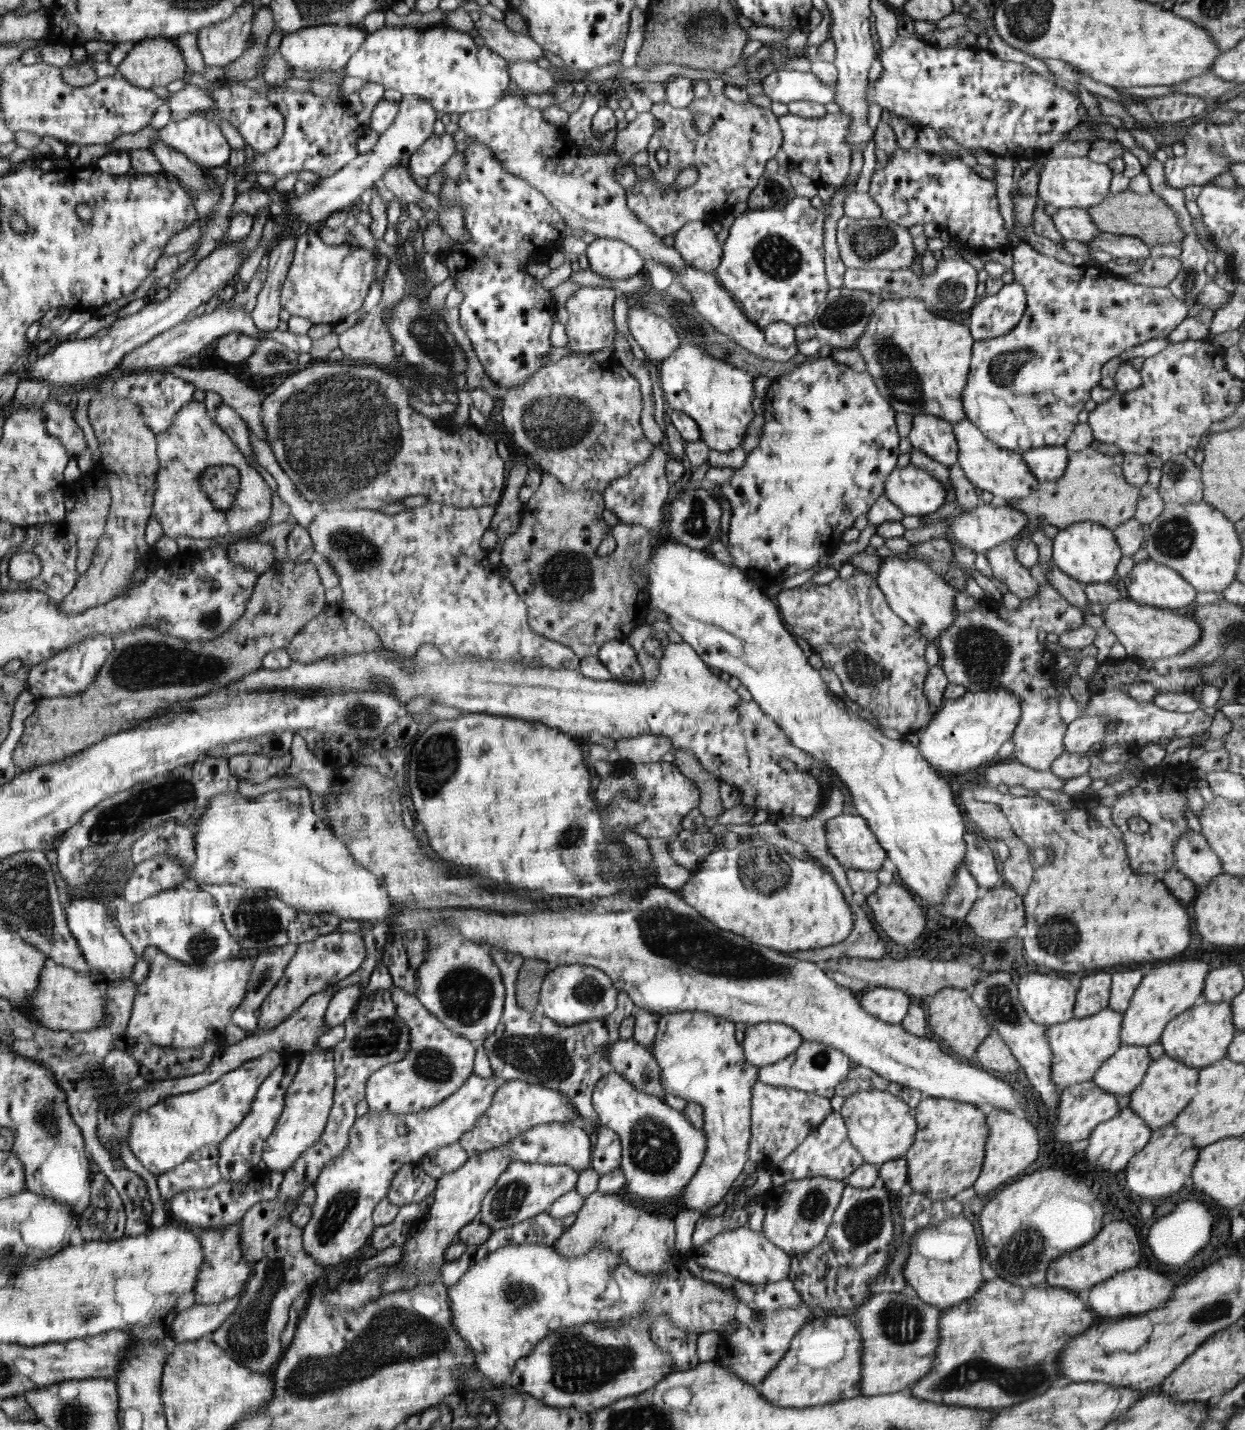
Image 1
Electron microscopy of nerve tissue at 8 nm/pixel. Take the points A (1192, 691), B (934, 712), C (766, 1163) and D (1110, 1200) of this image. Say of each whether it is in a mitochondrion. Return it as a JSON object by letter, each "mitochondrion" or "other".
{"A":"other","B":"other","C":"other","D":"other"}

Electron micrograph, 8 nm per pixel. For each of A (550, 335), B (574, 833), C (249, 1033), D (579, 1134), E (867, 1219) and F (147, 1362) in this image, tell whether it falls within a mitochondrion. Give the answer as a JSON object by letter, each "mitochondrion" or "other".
{"A":"other","B":"mitochondrion","C":"other","D":"other","E":"mitochondrion","F":"other"}

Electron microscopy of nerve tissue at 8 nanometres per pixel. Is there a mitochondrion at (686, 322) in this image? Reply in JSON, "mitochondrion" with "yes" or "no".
{"mitochondrion":"yes"}

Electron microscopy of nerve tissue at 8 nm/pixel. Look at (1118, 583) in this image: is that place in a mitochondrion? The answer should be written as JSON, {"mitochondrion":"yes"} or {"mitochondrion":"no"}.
{"mitochondrion":"no"}

